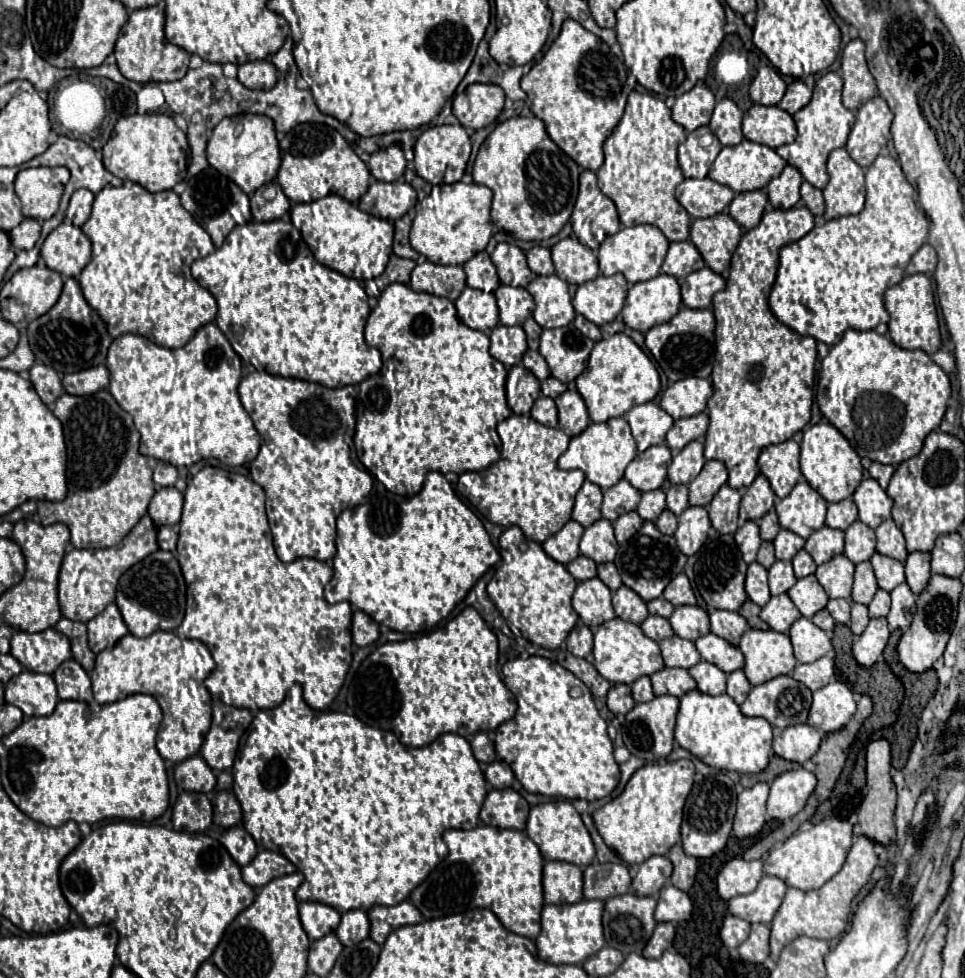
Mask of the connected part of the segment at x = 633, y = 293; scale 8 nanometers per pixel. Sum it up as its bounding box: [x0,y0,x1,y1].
[621,274,679,334]

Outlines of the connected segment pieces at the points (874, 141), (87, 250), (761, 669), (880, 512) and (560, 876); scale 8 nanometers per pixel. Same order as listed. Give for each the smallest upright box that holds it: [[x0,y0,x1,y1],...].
[[845,96,893,168],[41,222,91,278],[739,628,797,686],[853,478,893,528],[543,862,583,904]]

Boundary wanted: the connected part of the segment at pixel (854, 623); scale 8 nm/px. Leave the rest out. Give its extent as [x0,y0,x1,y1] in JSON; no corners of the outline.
[849,602,869,634]

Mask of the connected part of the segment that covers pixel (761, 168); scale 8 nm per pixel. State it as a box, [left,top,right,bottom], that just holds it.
[709,140,787,192]

